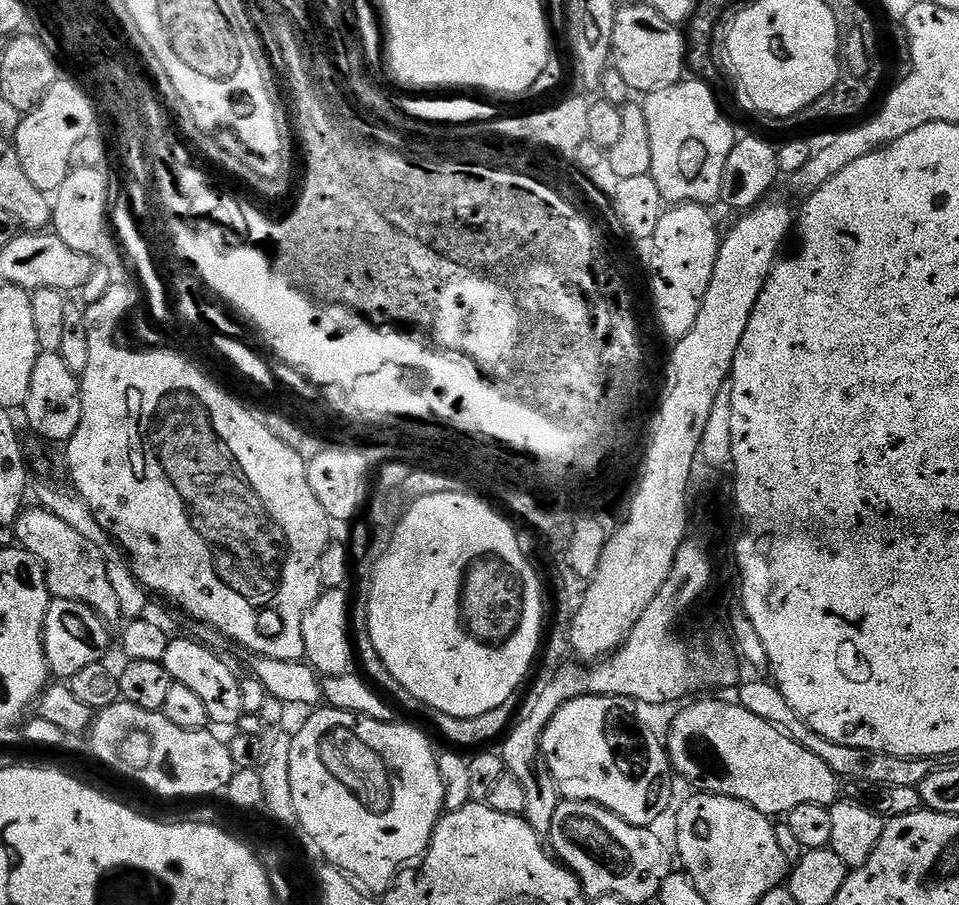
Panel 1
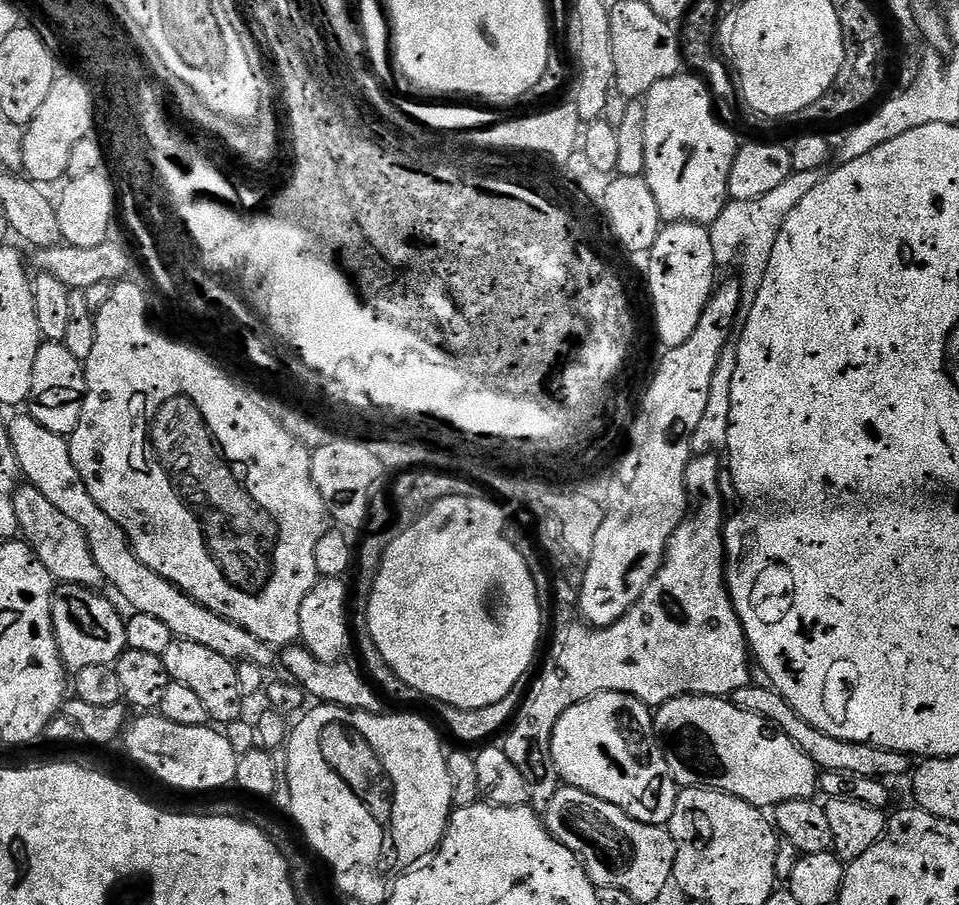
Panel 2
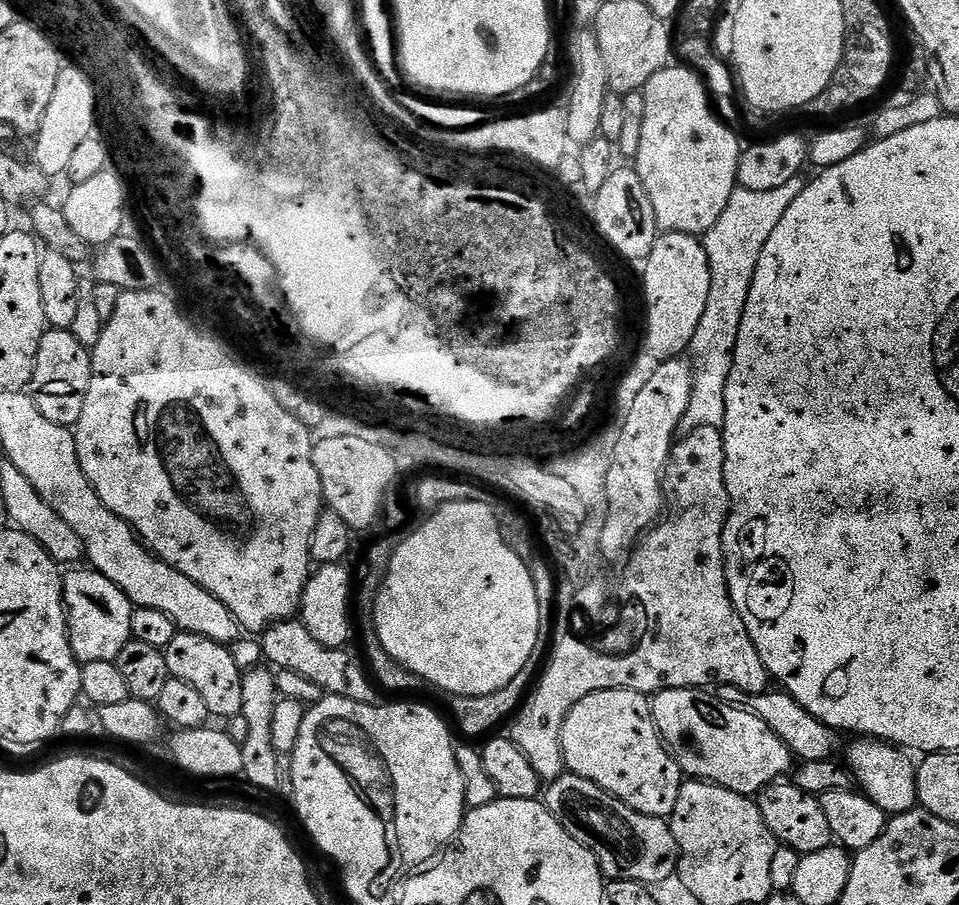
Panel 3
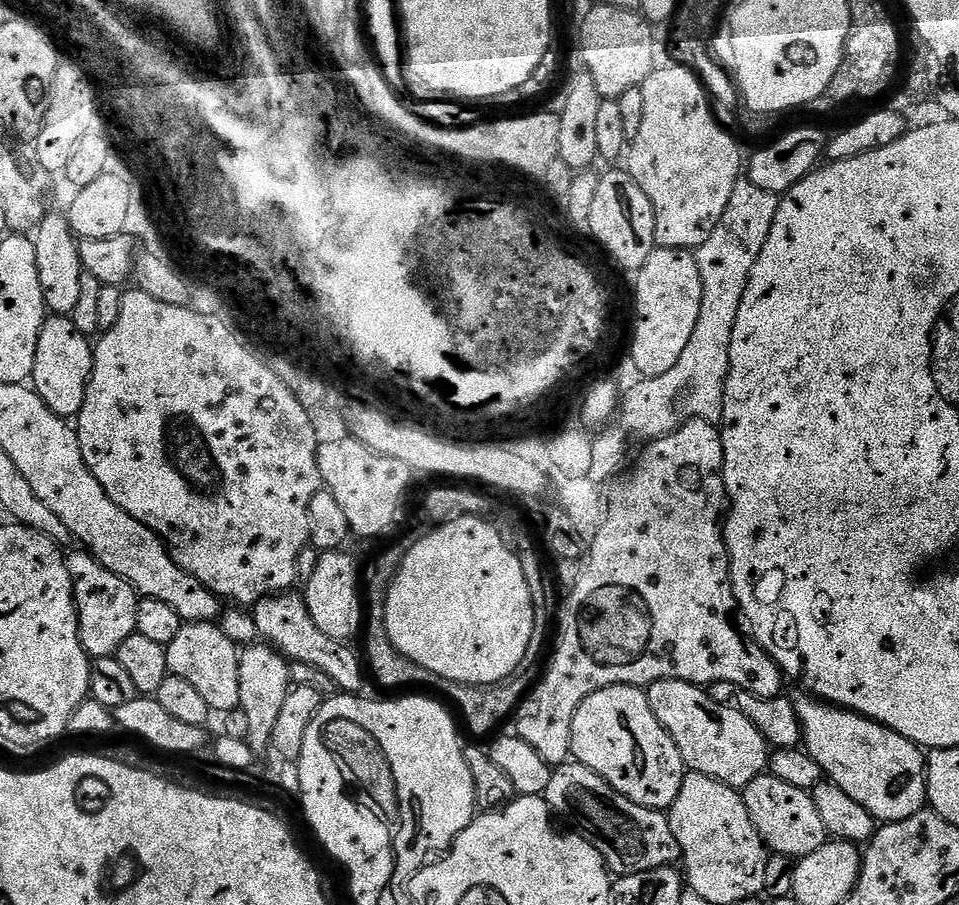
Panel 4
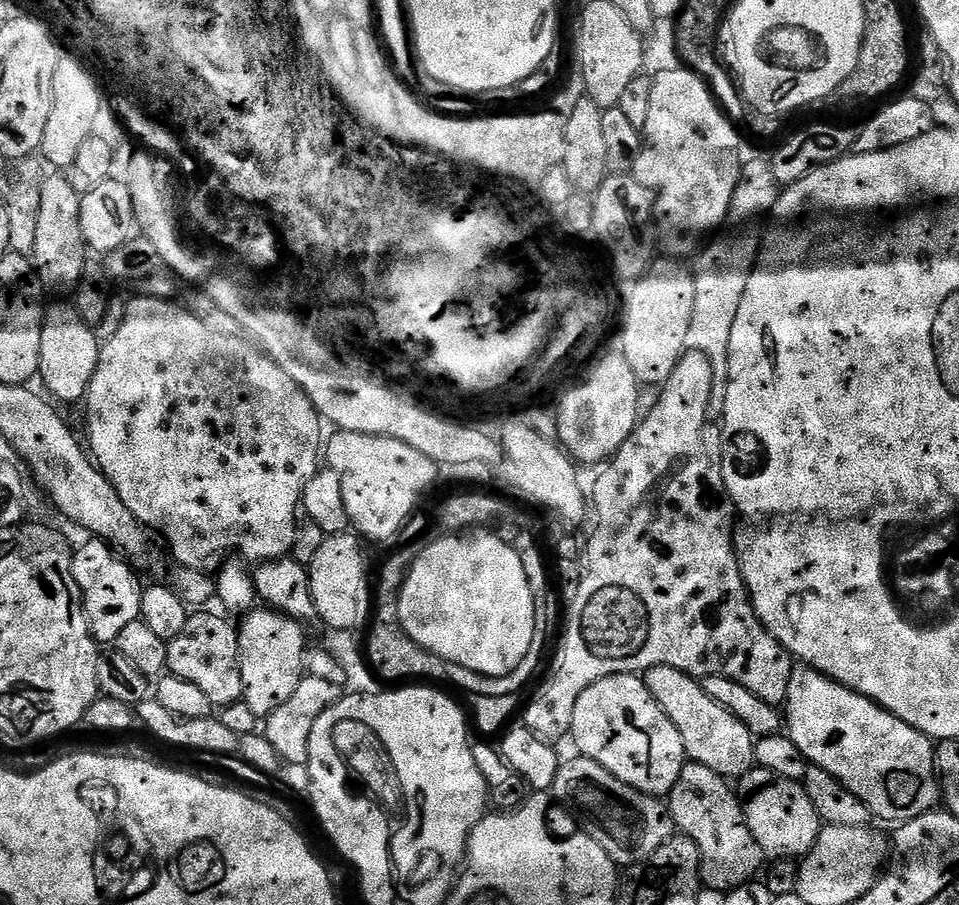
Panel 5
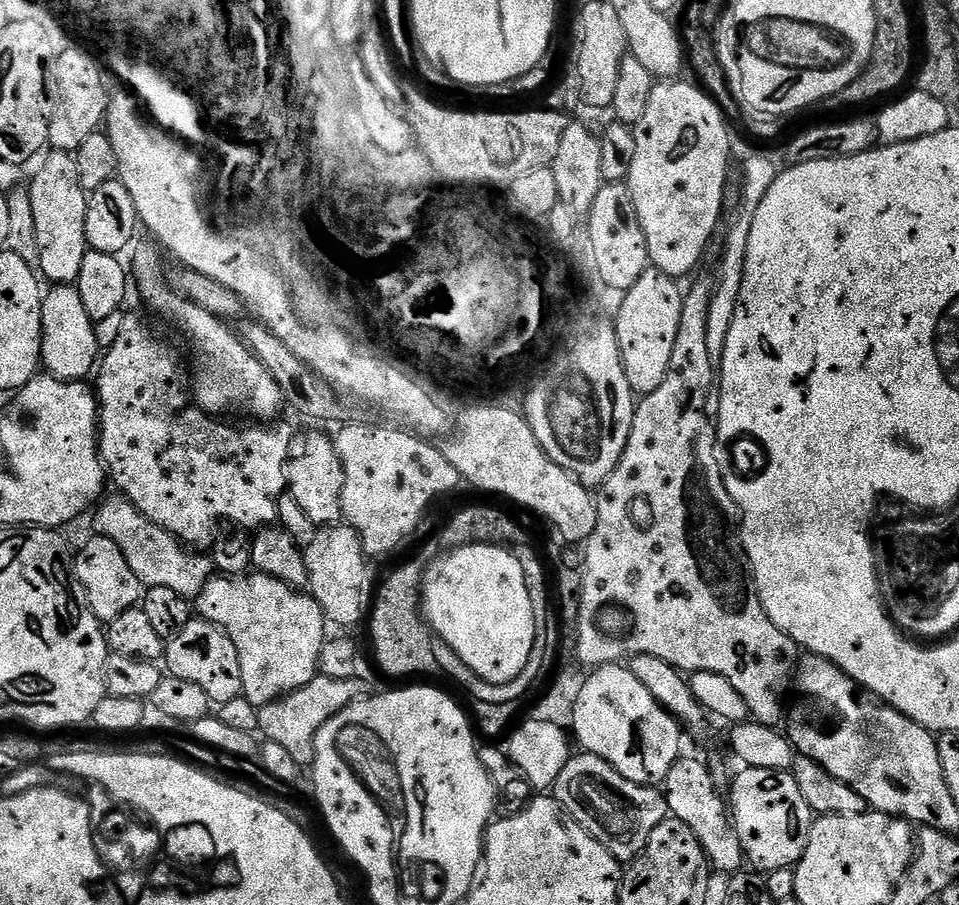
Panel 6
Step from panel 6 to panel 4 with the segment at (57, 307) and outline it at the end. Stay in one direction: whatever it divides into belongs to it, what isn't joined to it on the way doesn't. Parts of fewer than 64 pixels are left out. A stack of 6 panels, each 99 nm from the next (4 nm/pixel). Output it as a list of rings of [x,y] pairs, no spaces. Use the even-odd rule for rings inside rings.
[[[49,315],[38,334],[38,350],[34,358],[31,387],[54,410],[54,414],[65,418],[75,418],[82,410],[88,380],[92,376],[94,344],[74,326],[71,316]]]

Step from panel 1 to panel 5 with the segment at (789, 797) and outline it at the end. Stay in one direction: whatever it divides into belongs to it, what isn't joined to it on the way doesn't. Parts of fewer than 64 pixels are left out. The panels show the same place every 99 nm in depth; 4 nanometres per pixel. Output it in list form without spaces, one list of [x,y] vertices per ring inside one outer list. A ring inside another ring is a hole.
[[[656,666],[643,673],[642,679],[654,702],[662,706],[666,718],[678,726],[684,755],[691,763],[706,766],[714,770],[714,774],[725,778],[739,778],[752,771],[756,764],[756,740],[752,732],[738,722],[730,710],[718,706],[714,698],[709,698],[697,677],[682,674],[682,670],[674,670],[670,666]]]

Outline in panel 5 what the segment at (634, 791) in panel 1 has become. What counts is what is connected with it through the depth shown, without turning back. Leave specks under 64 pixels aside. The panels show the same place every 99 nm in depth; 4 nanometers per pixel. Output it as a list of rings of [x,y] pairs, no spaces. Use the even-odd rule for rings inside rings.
[[[630,673],[607,676],[582,690],[574,706],[570,740],[576,743],[583,759],[598,762],[618,782],[657,798],[672,793],[686,763],[678,726],[654,702],[643,679]]]

